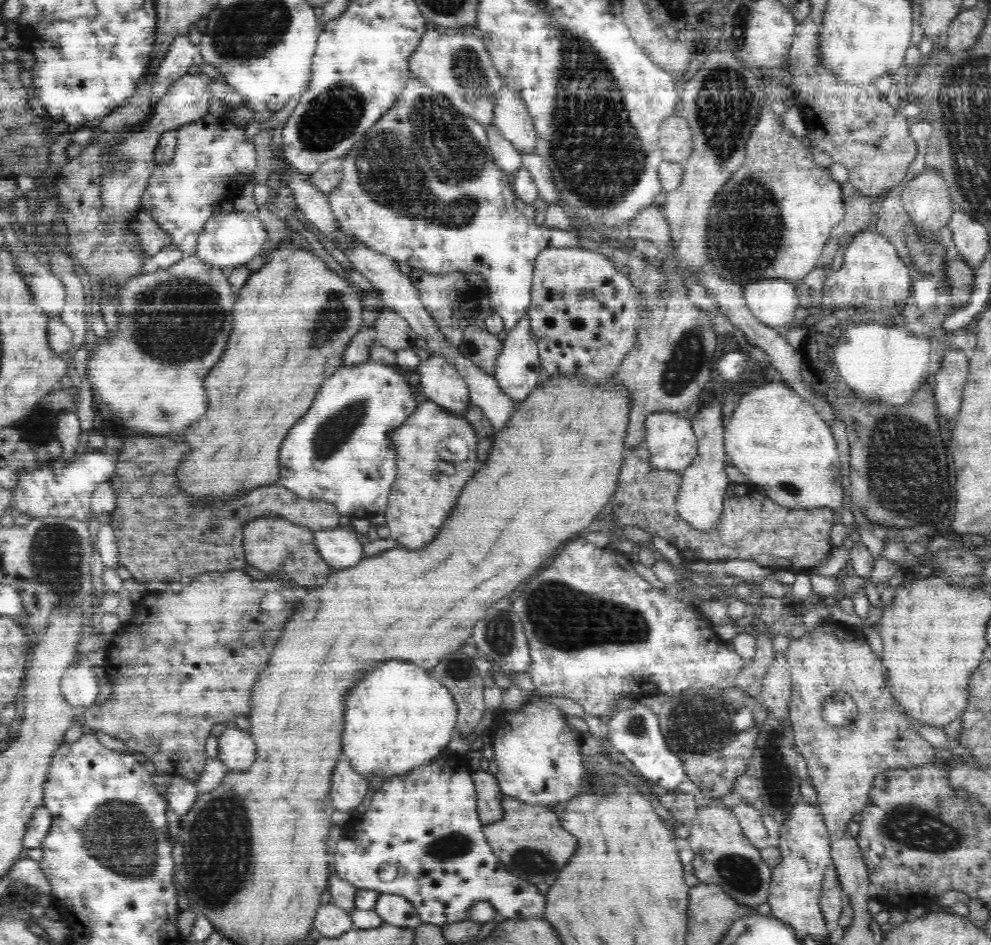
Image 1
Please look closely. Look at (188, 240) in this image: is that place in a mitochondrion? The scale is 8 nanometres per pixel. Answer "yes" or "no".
no

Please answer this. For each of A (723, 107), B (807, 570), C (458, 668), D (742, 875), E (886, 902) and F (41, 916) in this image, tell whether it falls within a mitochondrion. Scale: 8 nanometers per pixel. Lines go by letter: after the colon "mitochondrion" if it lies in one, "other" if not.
A: mitochondrion
B: other
C: mitochondrion
D: mitochondrion
E: other
F: other

